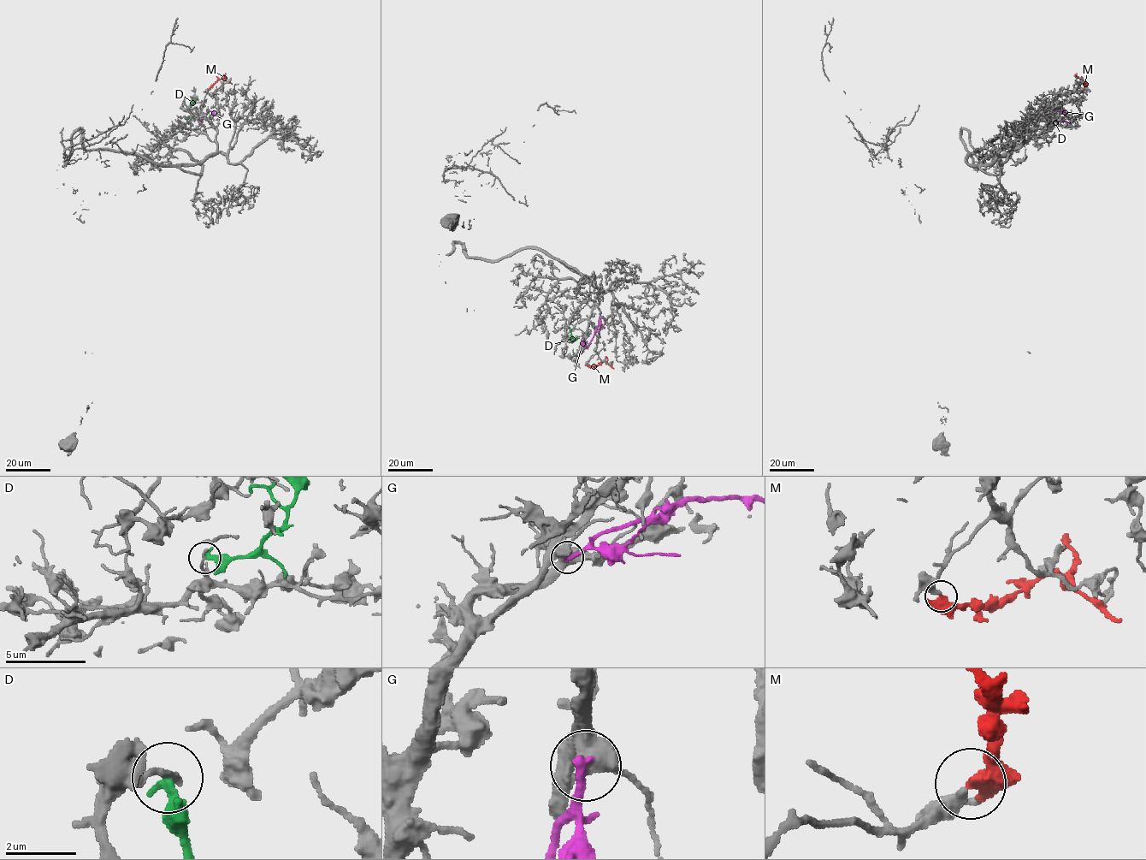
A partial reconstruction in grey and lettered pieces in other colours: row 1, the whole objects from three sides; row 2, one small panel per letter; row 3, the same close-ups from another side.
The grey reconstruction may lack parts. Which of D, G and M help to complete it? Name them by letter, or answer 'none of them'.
none of them

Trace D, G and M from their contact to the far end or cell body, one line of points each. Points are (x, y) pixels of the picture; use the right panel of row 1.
D: (1046, 121), (1053, 121), (1059, 112), (1057, 97)
G: (1036, 119), (1054, 111), (1063, 110), (1063, 119), (1070, 123)
M: (1083, 91), (1084, 82), (1080, 79), (1086, 84)

